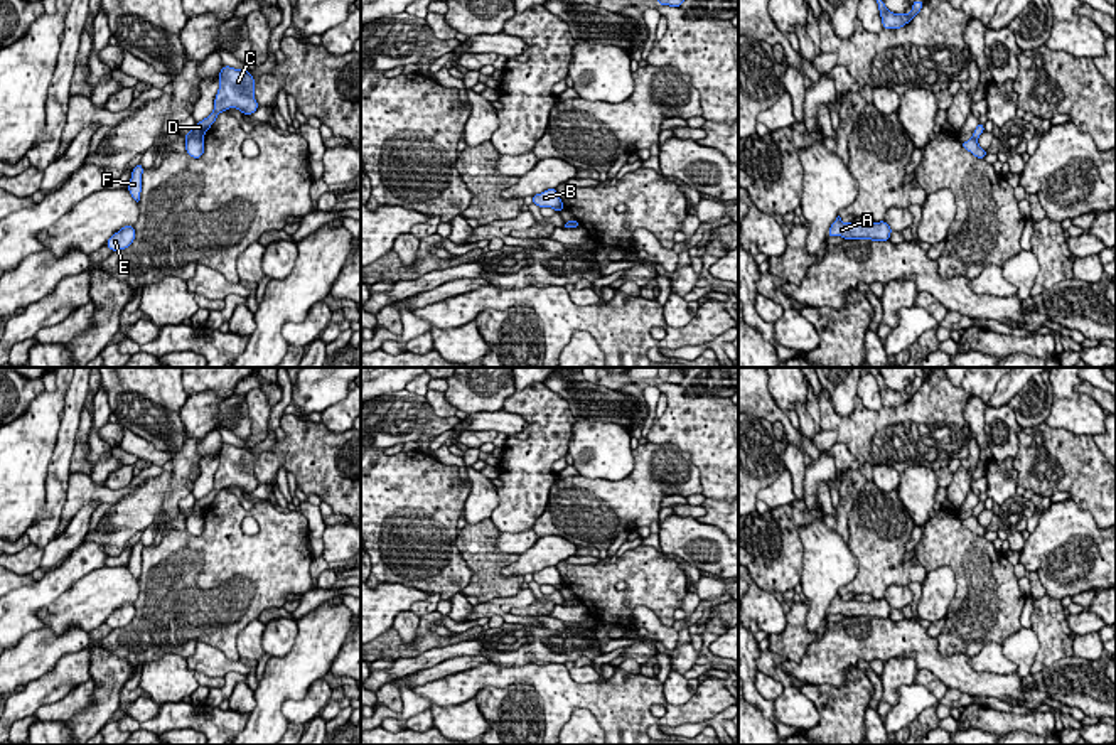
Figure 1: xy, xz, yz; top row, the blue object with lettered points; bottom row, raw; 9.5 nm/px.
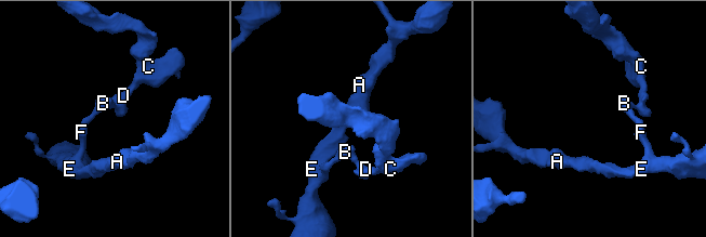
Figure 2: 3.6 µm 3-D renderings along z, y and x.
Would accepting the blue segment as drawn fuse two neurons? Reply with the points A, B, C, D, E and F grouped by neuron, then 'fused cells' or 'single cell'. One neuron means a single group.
groups A B E F / C D; fused cells

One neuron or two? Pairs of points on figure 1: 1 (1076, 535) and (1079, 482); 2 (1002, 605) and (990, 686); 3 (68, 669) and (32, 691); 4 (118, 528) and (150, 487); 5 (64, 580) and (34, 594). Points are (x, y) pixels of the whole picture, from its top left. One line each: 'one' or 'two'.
1: two
2: two
3: one
4: one
5: one

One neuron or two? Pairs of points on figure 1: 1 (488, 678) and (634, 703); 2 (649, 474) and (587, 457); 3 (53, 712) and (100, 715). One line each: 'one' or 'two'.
1: one
2: two
3: two

